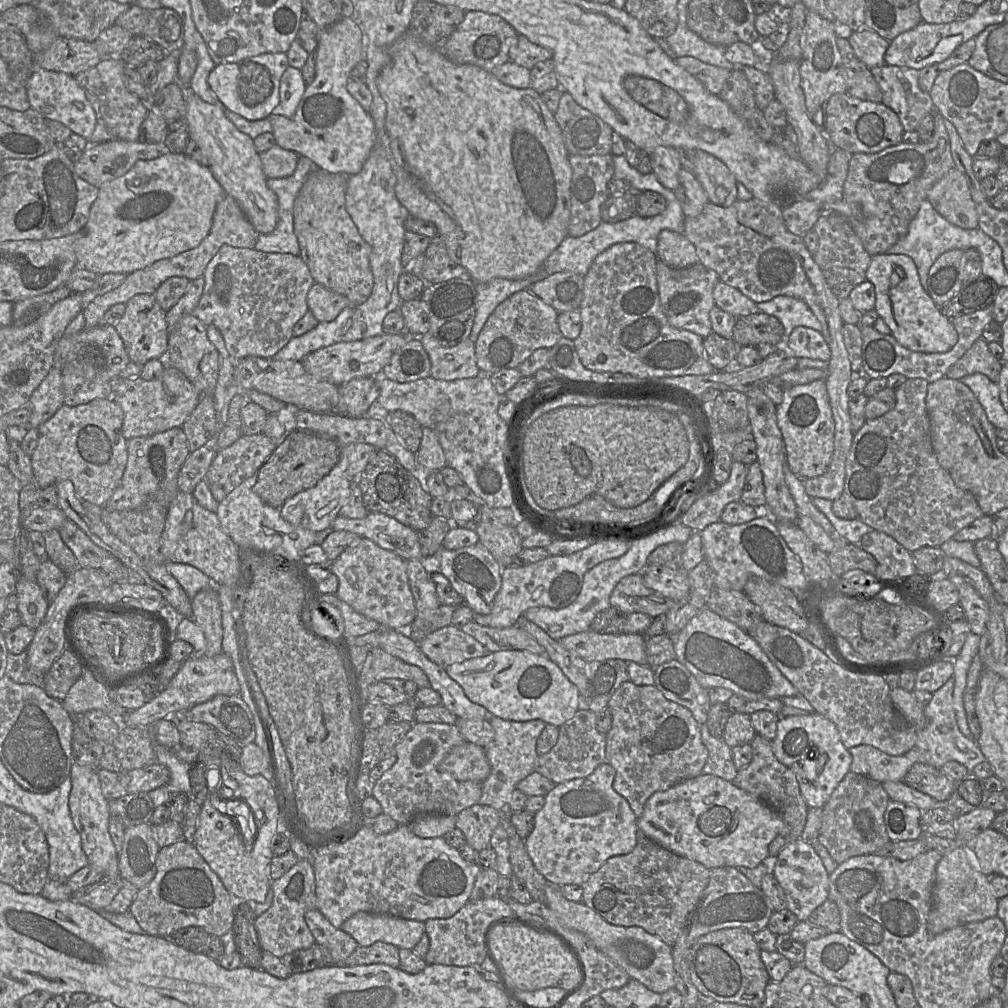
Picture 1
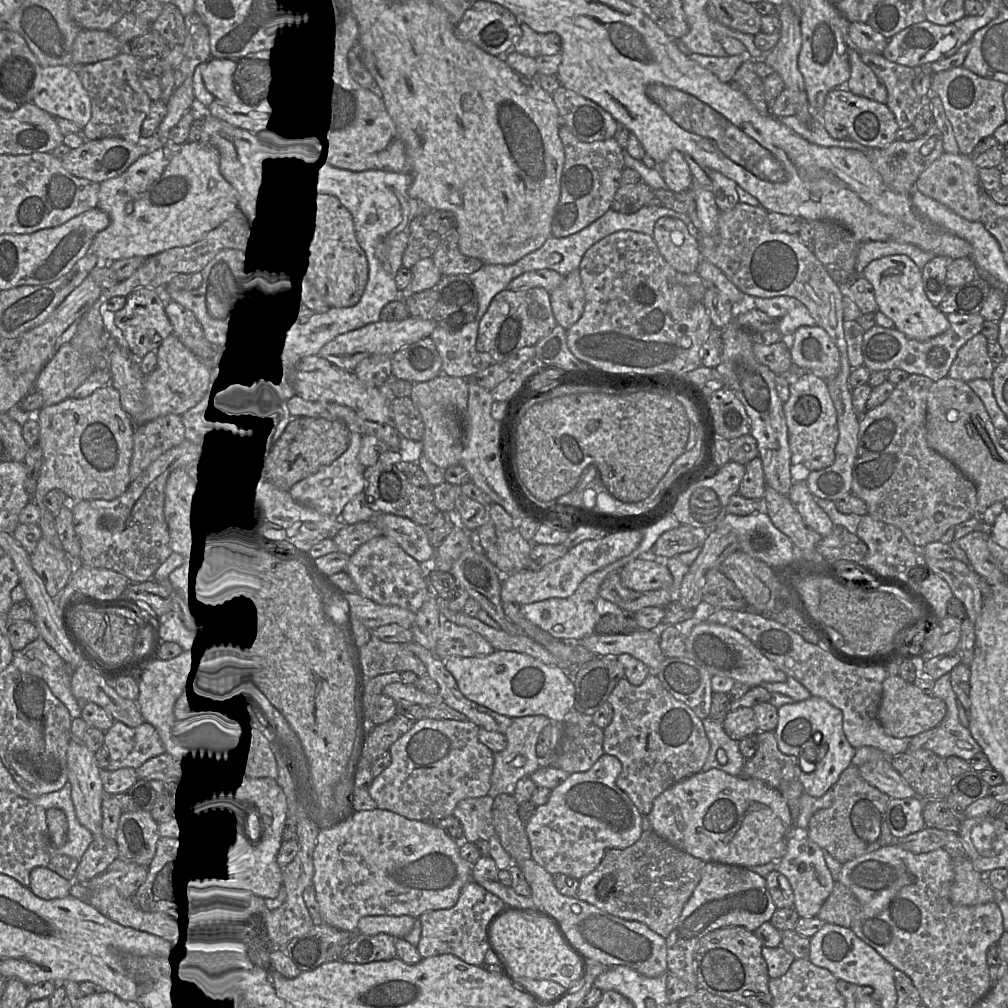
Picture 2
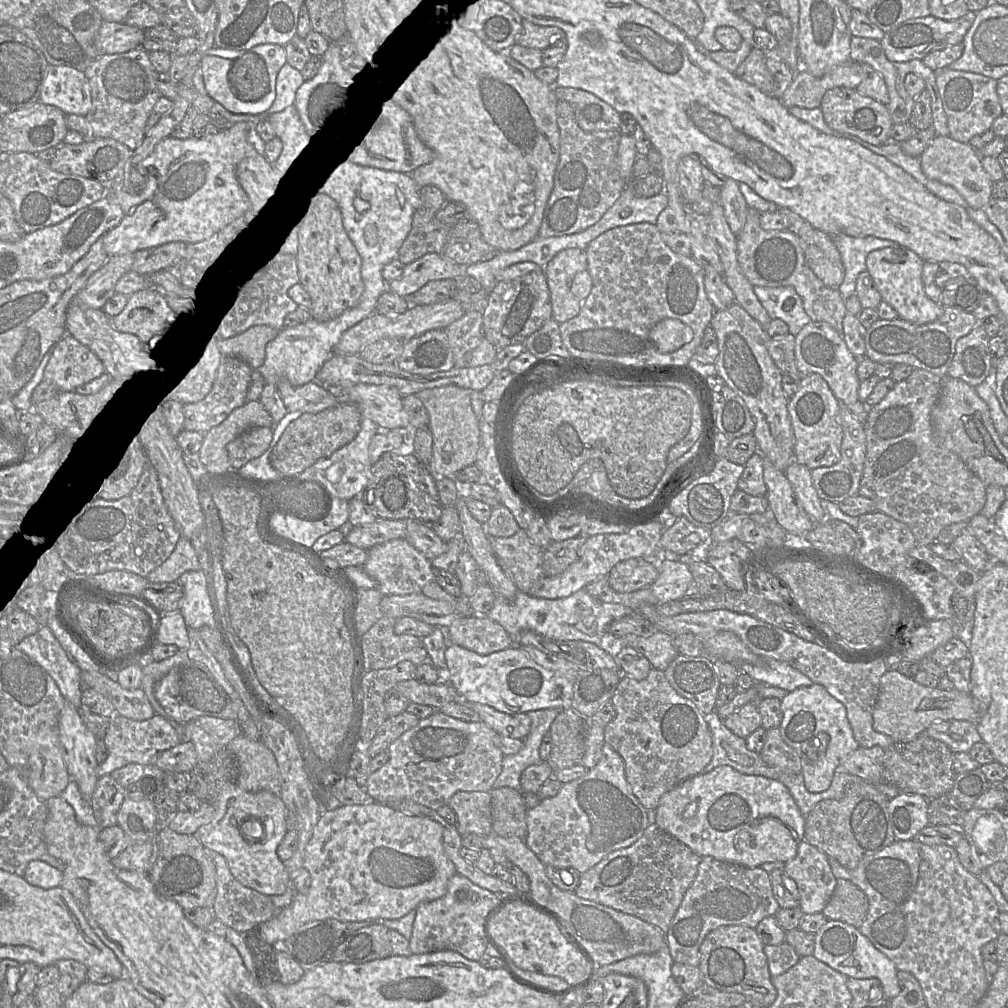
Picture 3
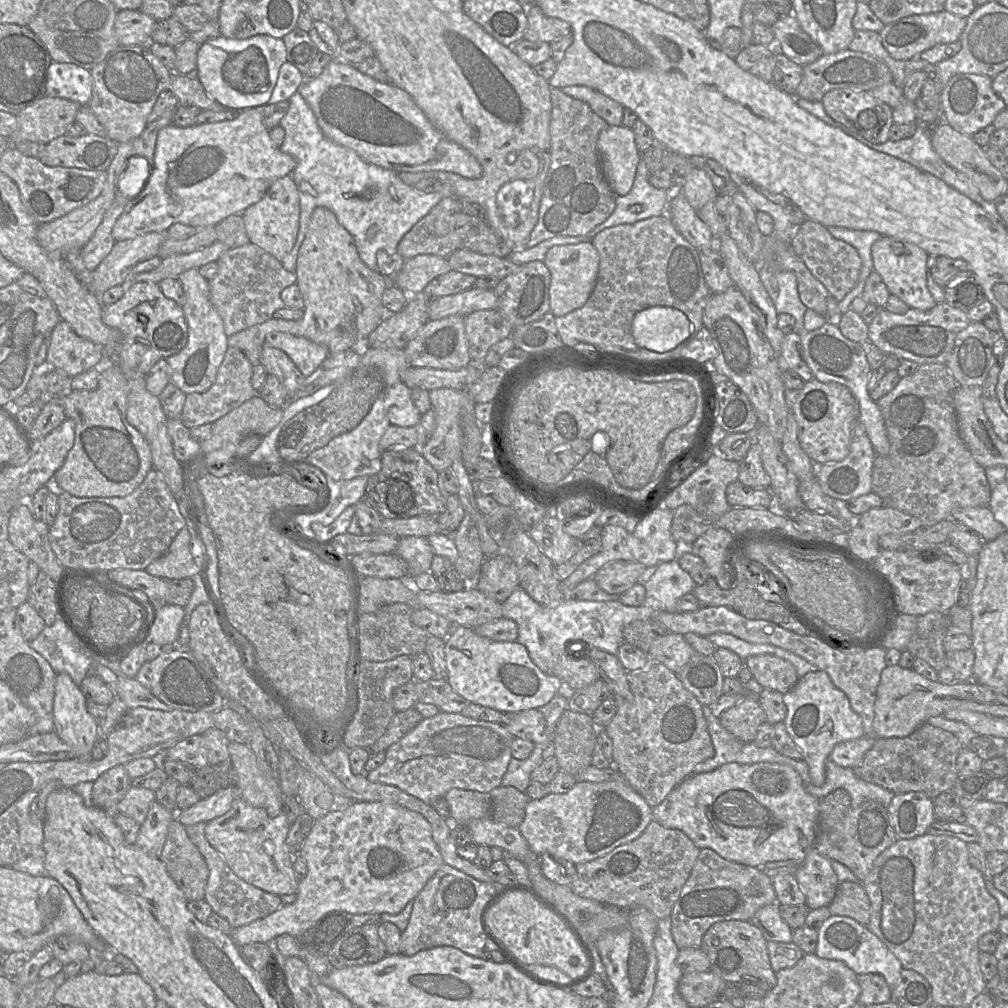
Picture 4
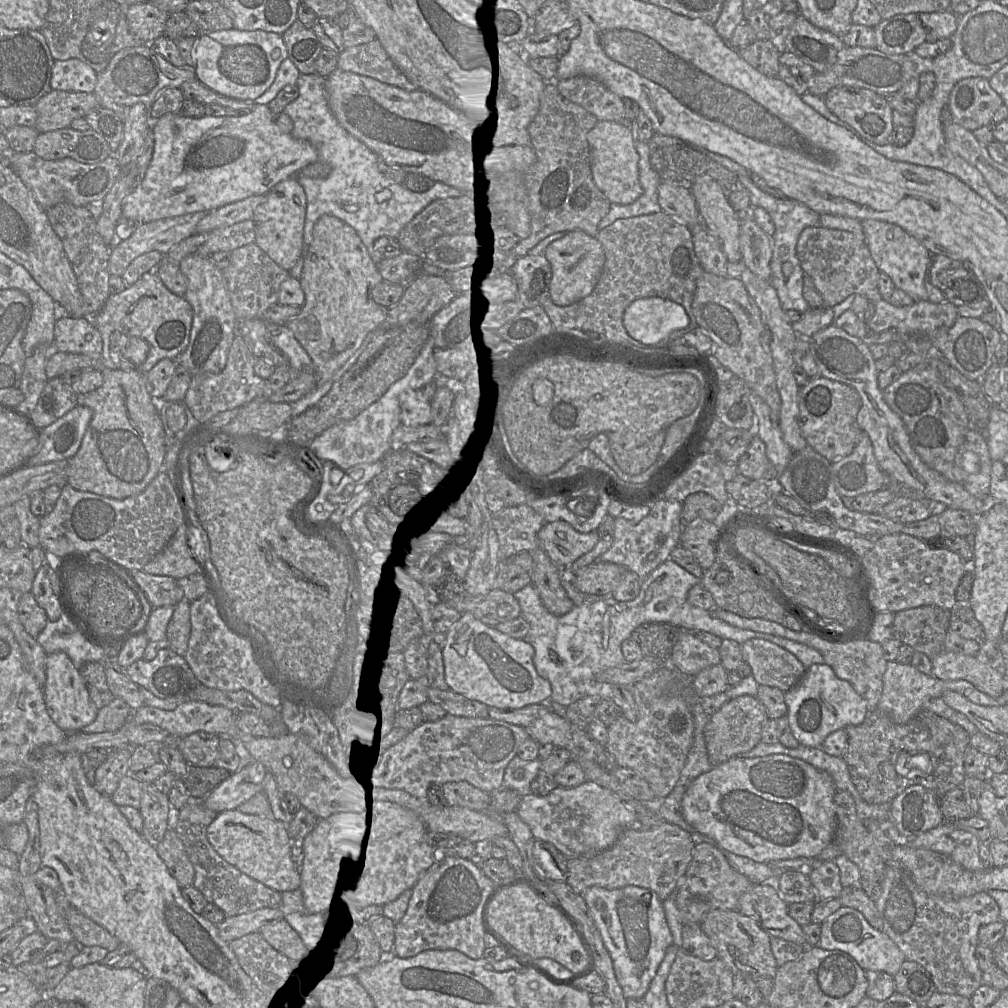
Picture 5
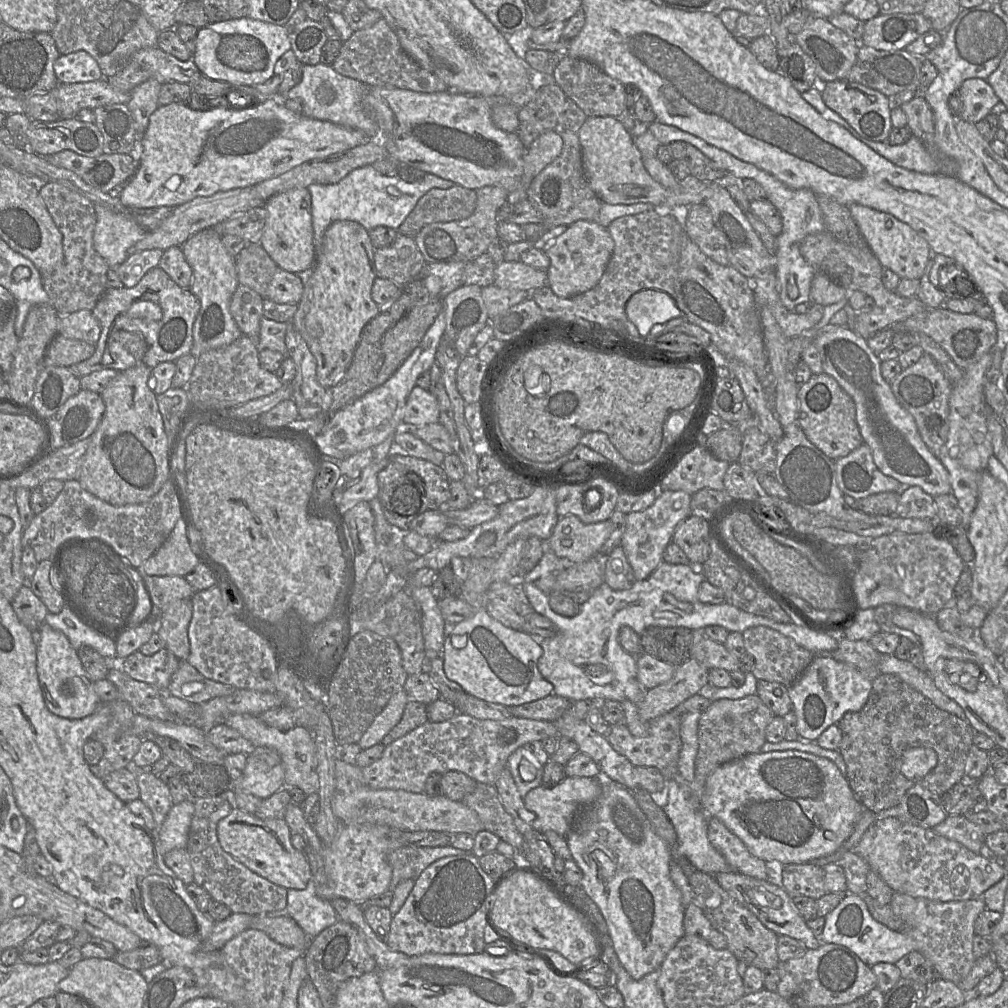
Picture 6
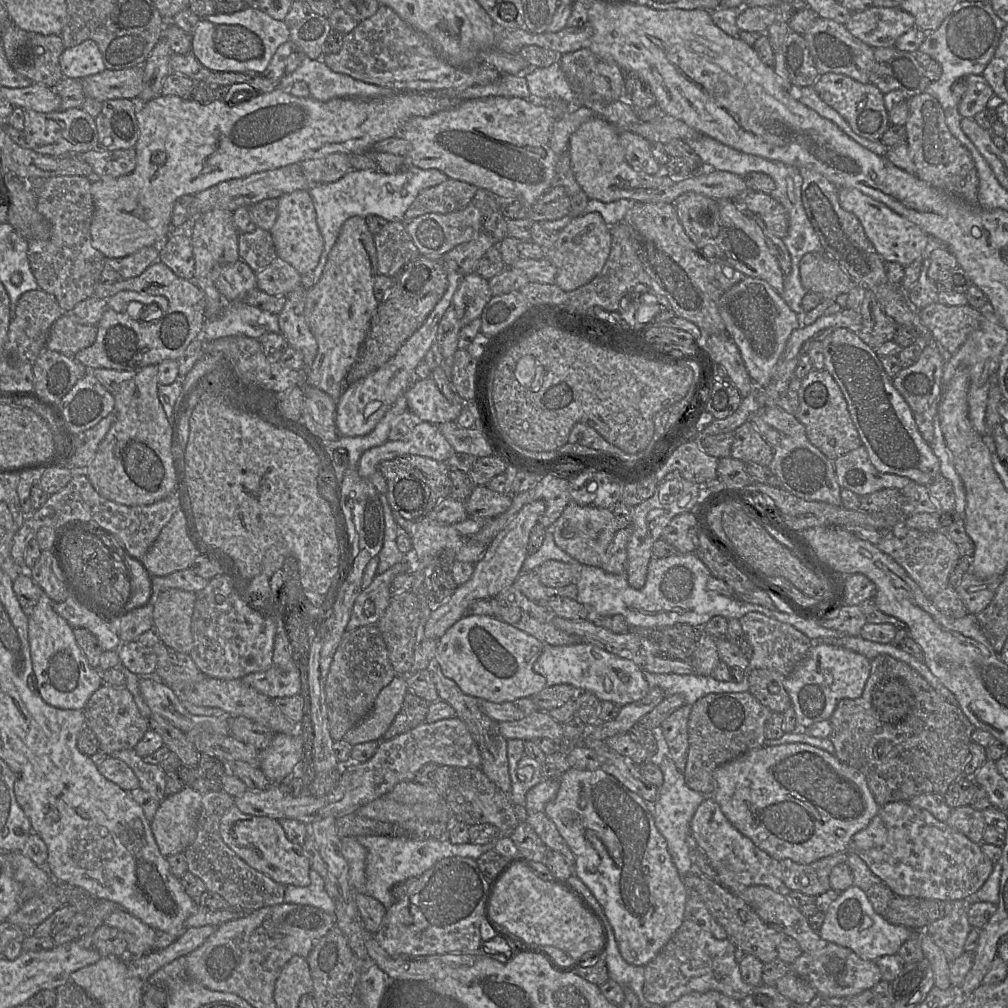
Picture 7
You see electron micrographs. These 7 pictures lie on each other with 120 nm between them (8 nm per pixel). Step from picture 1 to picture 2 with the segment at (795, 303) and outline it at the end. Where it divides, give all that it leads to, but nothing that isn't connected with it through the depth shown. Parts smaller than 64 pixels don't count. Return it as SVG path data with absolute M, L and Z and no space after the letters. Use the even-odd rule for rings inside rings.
M754 297L756 308L777 319L778 330L784 337L792 337L801 326L815 326L816 322L806 306L794 297Z

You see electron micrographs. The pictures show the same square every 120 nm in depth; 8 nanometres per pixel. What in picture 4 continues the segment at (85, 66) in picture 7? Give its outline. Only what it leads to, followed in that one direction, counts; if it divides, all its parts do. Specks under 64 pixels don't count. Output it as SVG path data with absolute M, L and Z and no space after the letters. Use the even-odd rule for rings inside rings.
M52 61L48 68L46 96L65 98L85 106L90 101L92 89L90 71L72 63Z

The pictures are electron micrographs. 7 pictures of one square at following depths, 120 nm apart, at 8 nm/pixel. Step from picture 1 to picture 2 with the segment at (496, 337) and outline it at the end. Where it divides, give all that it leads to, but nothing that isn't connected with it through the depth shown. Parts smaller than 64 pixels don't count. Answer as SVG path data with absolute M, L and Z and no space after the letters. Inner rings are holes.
M505 289L494 296L481 318L476 348L479 352L488 353L495 363L503 363L521 348L534 346L557 324L552 312L550 294L545 289Z

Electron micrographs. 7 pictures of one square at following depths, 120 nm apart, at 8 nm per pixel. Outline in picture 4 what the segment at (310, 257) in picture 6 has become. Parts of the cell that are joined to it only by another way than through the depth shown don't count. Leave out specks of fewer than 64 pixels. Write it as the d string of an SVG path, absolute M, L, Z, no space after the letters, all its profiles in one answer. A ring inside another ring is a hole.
M286 175L275 180L263 198L242 212L242 216L249 242L282 262L282 259L293 248L299 230L299 193L292 176Z

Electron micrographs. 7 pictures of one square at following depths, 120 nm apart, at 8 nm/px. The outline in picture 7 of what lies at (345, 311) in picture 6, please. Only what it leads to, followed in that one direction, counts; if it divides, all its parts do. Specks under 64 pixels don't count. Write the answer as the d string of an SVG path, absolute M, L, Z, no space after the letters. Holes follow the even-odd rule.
M360 216L347 219L342 225L337 241L330 250L318 282L306 290L304 317L317 342L317 354L303 381L314 386L334 400L338 400L345 388L345 377L356 361L370 329L373 316L380 304L374 296L374 283L378 275L376 248L373 234Z

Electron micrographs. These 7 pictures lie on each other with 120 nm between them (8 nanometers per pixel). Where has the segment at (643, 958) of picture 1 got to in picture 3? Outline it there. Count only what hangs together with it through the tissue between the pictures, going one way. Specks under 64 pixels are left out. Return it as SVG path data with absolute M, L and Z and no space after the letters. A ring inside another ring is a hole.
M491 833L485 838L485 848L501 849L507 859L519 867L530 881L529 898L539 906L554 912L567 926L574 941L597 964L603 966L639 954L654 954L666 942L666 934L658 927L636 916L626 914L595 901L578 897L574 892L555 886L545 873L545 865L517 837L504 838Z

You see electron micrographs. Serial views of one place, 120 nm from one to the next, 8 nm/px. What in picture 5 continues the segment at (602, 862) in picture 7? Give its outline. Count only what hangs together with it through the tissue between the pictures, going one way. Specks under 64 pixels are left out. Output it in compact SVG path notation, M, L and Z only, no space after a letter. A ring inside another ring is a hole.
M592 886L583 898L614 965L617 981L626 999L645 996L667 950L673 944L663 901L651 890L638 886L604 889Z

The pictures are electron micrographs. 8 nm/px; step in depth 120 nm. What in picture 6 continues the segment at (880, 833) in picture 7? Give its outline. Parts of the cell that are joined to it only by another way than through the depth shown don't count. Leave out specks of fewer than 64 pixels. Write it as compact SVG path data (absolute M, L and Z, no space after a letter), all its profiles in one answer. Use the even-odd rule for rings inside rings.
M896 817L877 819L854 851L894 892L933 901L980 898L1006 874L1001 860L990 861L962 844L936 834L931 828L911 825Z

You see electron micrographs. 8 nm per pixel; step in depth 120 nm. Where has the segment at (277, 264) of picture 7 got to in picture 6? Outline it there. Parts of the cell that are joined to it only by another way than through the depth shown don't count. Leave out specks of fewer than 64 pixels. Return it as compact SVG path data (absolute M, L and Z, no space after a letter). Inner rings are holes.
M278 268L267 290L266 298L279 304L298 304L304 289L298 274Z

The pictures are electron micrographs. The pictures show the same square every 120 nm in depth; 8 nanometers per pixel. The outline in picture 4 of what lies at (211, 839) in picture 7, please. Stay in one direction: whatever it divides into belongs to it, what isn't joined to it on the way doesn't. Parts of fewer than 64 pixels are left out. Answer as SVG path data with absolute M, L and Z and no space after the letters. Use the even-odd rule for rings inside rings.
M200 822L187 826L186 832L208 866L209 876L205 889L205 900L212 907L213 912L225 918L232 928L237 928L278 910L283 905L280 896L261 890L239 878L230 869L221 854L208 842L205 827L206 823Z

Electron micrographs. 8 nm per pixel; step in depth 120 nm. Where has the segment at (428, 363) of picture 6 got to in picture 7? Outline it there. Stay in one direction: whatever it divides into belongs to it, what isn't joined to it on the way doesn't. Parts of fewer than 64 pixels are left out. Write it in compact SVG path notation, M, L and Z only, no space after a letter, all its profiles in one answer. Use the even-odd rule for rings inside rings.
M443 260L447 272L448 287L427 316L423 324L403 343L397 353L384 365L364 378L346 386L336 402L335 424L339 436L356 437L369 434L396 400L404 395L414 380L414 370L424 360L434 344L439 323L452 303L453 295L463 278L458 265L452 260Z

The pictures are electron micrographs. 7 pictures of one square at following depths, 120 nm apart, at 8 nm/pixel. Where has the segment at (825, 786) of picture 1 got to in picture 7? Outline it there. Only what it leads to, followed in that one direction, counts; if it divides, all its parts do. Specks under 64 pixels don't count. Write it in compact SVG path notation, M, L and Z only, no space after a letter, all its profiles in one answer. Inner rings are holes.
M829 644L813 646L806 657L784 679L797 718L797 728L829 720L842 699L859 698L870 676L871 660L854 651Z

